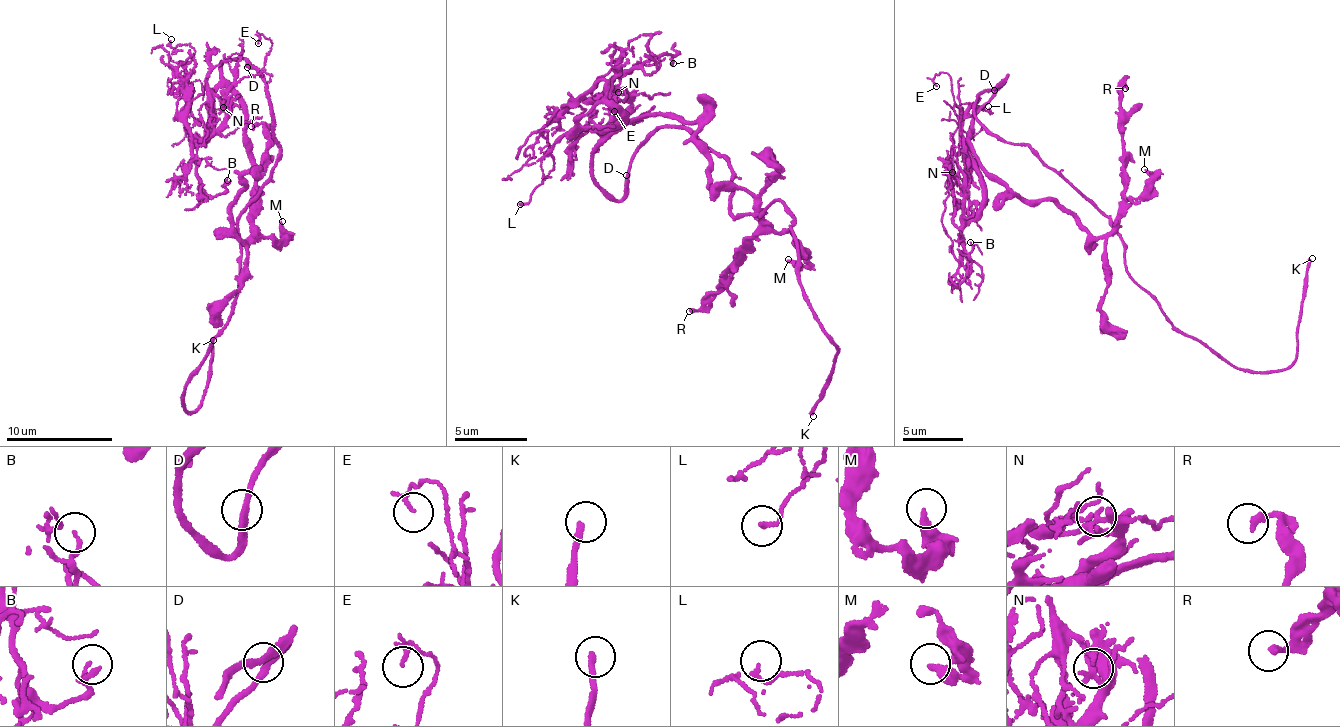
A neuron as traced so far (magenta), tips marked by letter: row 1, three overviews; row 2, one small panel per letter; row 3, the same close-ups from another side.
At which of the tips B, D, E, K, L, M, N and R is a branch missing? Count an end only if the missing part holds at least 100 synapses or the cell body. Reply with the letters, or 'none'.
K

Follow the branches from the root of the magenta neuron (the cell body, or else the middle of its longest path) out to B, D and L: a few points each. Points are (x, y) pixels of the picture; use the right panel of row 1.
B: (1083, 226), (1055, 201), (1014, 196), (970, 149), (960, 209), (968, 270), (970, 242)
D: (1083, 226), (1055, 201), (1014, 196), (971, 150), (973, 114), (994, 90)
L: (1083, 226), (1055, 201), (1014, 196), (970, 149), (949, 194), (968, 202), (966, 137), (973, 111), (988, 106)

